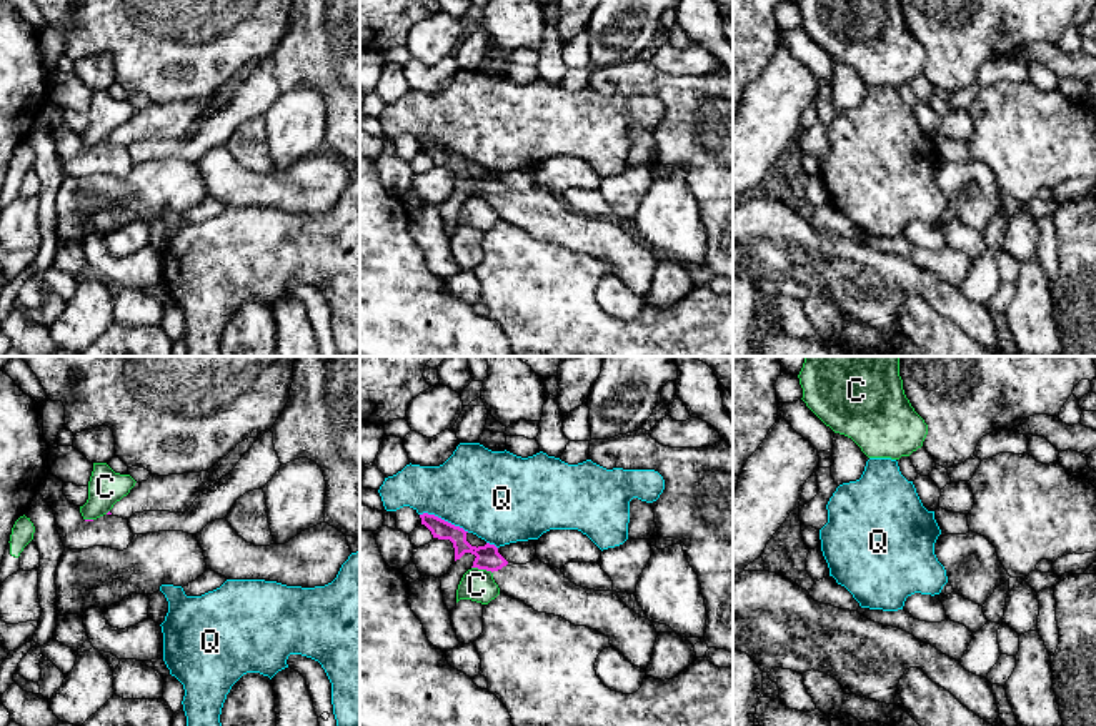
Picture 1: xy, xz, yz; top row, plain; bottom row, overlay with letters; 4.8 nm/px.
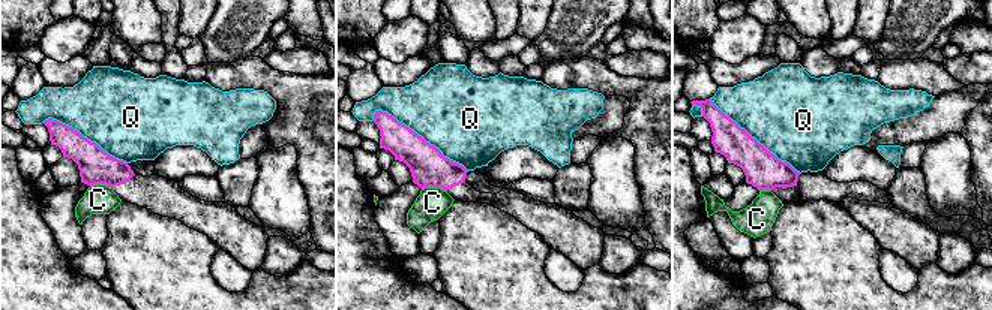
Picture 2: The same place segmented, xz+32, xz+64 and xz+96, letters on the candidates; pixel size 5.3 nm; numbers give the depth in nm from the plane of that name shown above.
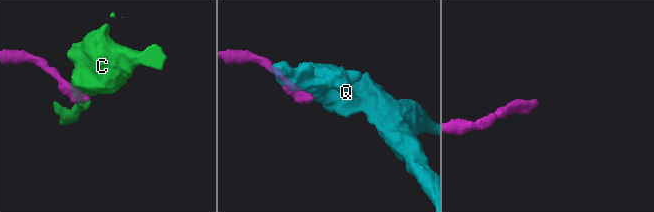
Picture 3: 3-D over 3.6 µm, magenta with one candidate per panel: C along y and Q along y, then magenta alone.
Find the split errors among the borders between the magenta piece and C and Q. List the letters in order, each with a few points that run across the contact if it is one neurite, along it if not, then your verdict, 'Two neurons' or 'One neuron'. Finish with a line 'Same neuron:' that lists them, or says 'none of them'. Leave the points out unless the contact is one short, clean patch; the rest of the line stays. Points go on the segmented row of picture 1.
C: Line: xz (472, 566), (492, 573). Two neurons
Q: Two neurons
Same neuron: none of them

